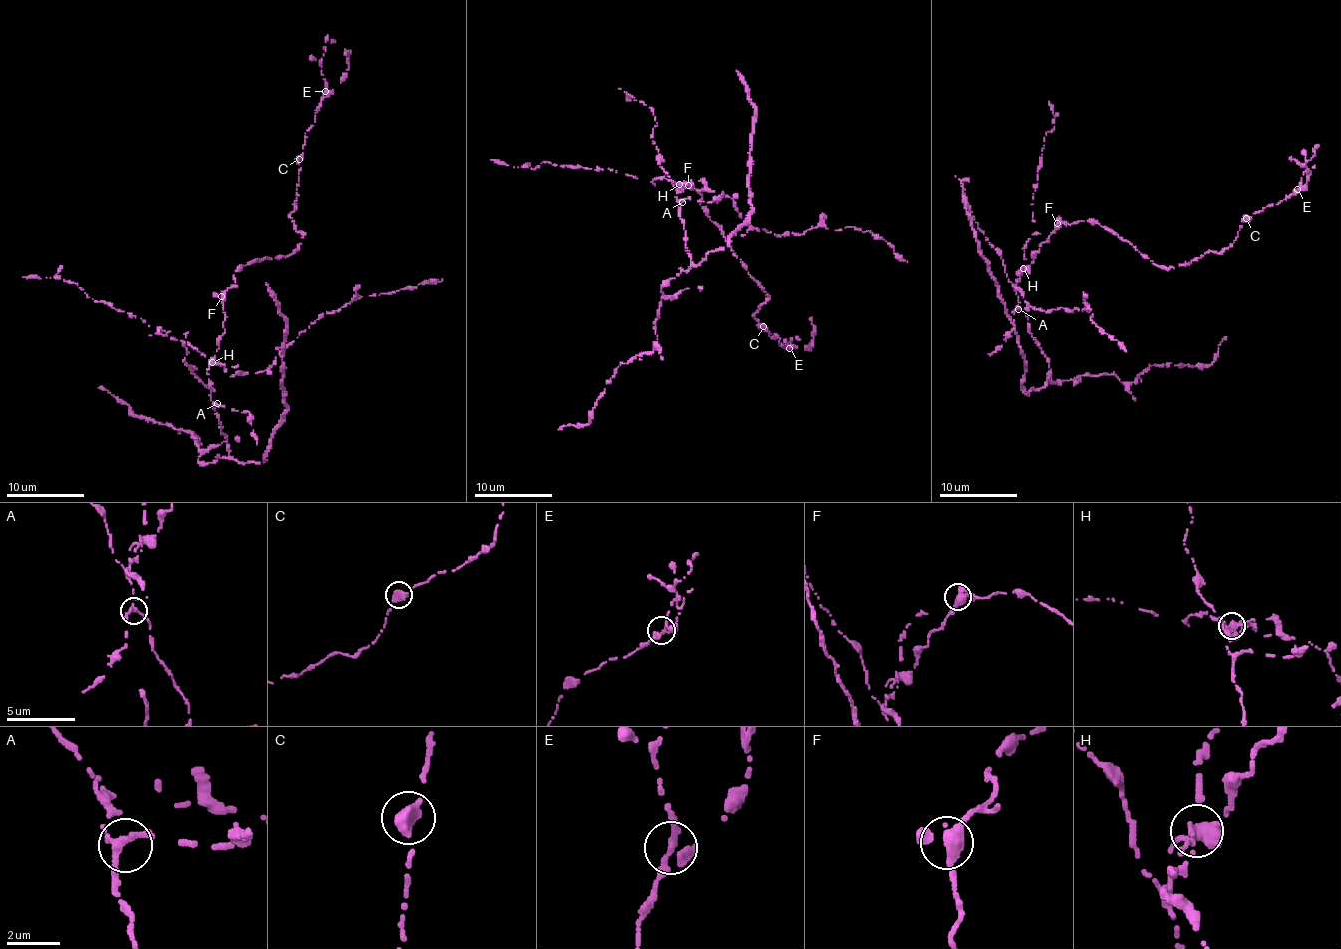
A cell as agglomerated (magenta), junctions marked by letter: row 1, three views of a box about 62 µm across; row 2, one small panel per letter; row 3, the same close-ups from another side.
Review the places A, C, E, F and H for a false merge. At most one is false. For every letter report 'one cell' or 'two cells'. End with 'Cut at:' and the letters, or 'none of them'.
A: one cell
C: one cell
E: one cell
F: one cell
H: two cells
Cut at: H

